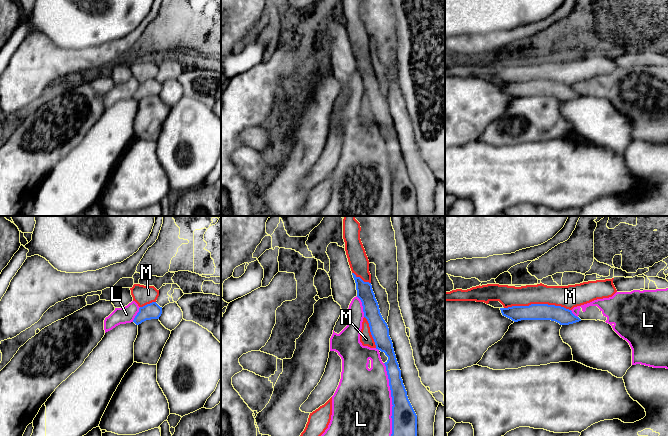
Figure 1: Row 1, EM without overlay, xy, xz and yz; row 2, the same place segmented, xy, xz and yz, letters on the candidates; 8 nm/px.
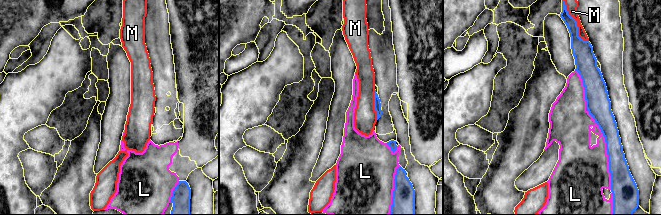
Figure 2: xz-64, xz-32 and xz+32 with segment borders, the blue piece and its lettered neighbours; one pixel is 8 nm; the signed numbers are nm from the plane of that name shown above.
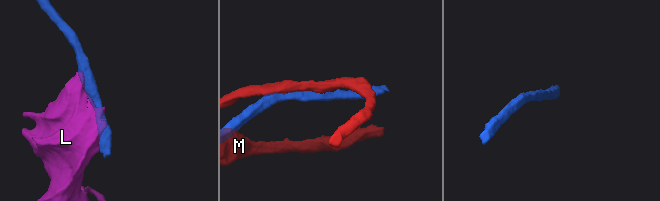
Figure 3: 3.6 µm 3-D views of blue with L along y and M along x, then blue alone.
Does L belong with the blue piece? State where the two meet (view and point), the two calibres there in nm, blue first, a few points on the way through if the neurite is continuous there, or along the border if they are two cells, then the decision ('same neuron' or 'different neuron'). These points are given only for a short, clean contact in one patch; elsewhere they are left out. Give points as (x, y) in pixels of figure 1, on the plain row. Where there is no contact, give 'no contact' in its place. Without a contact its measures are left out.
meets blue in xz at (392, 177); 200 nm thick on the blue side, 480 nm on the other; different neuron

